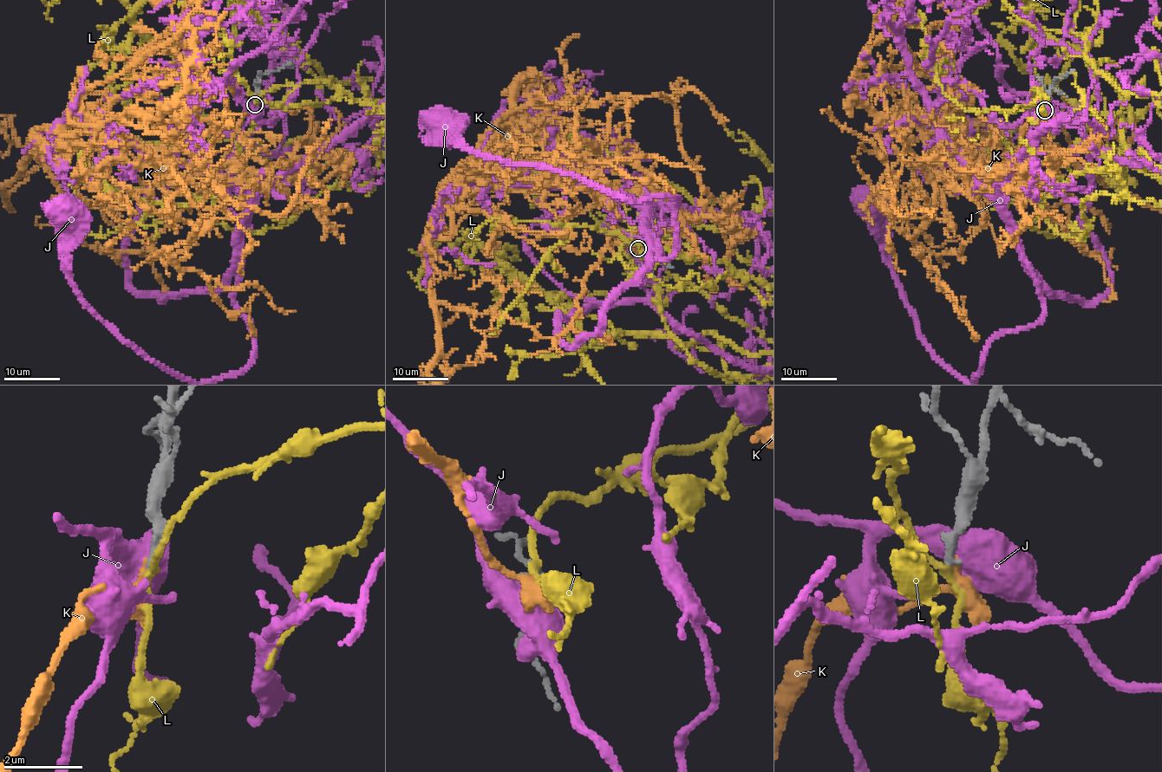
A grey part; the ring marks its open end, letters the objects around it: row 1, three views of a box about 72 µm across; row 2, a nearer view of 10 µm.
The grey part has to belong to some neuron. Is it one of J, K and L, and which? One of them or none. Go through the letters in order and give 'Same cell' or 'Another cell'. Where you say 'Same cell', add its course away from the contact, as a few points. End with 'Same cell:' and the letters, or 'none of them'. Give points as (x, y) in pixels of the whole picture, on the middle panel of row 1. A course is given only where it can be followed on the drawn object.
J: Another cell
K: Another cell
L: Same cell
Same cell: L

